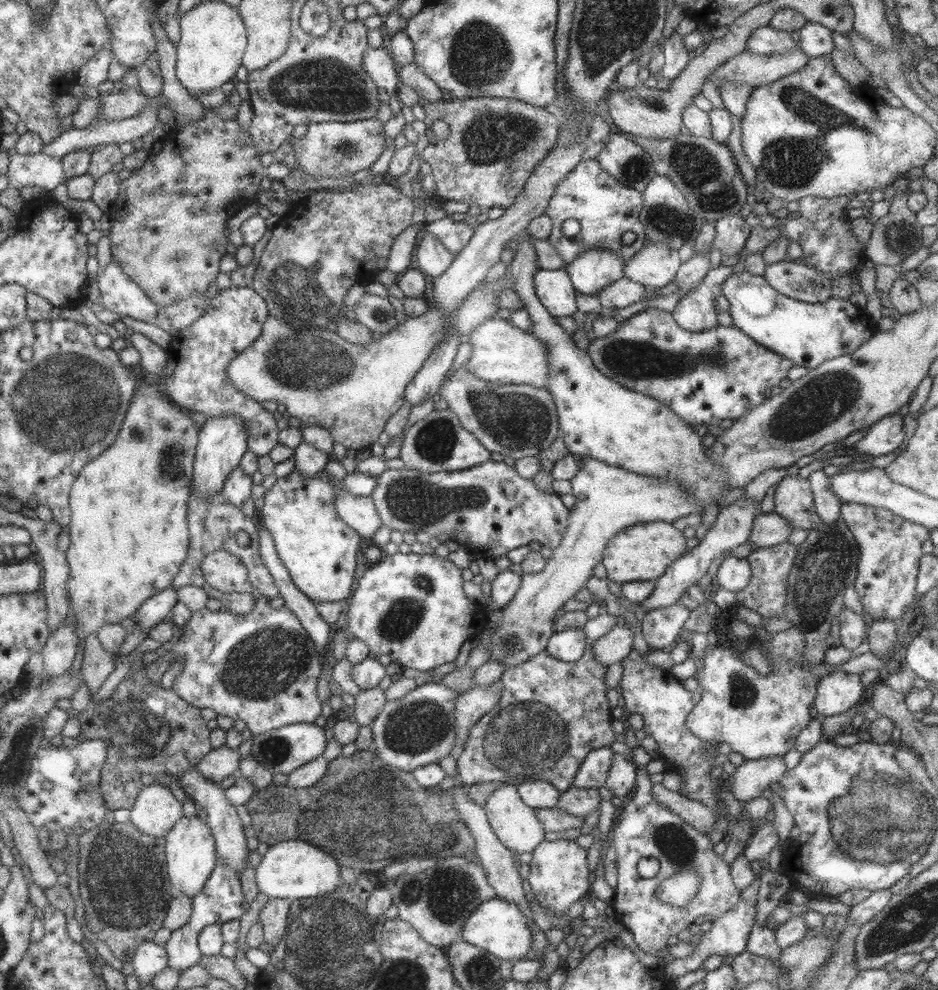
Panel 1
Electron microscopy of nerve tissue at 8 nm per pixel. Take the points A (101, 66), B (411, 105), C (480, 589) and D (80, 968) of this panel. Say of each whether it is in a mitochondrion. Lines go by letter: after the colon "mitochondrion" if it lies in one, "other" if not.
A: other
B: other
C: other
D: other

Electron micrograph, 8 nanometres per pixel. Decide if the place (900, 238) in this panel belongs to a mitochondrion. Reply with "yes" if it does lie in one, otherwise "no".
yes

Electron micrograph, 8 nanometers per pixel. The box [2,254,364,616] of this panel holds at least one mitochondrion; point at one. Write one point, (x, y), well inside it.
(67, 404)

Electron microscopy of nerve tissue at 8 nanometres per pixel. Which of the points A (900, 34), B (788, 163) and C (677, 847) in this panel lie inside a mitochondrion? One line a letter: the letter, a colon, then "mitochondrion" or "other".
A: other
B: mitochondrion
C: mitochondrion

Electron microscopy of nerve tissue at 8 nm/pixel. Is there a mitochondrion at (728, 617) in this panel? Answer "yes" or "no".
no

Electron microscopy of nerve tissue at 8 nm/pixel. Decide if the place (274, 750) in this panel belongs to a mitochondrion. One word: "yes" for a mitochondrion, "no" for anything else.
yes

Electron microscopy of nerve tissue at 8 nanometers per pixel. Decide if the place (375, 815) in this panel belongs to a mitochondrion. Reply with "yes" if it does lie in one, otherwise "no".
yes

